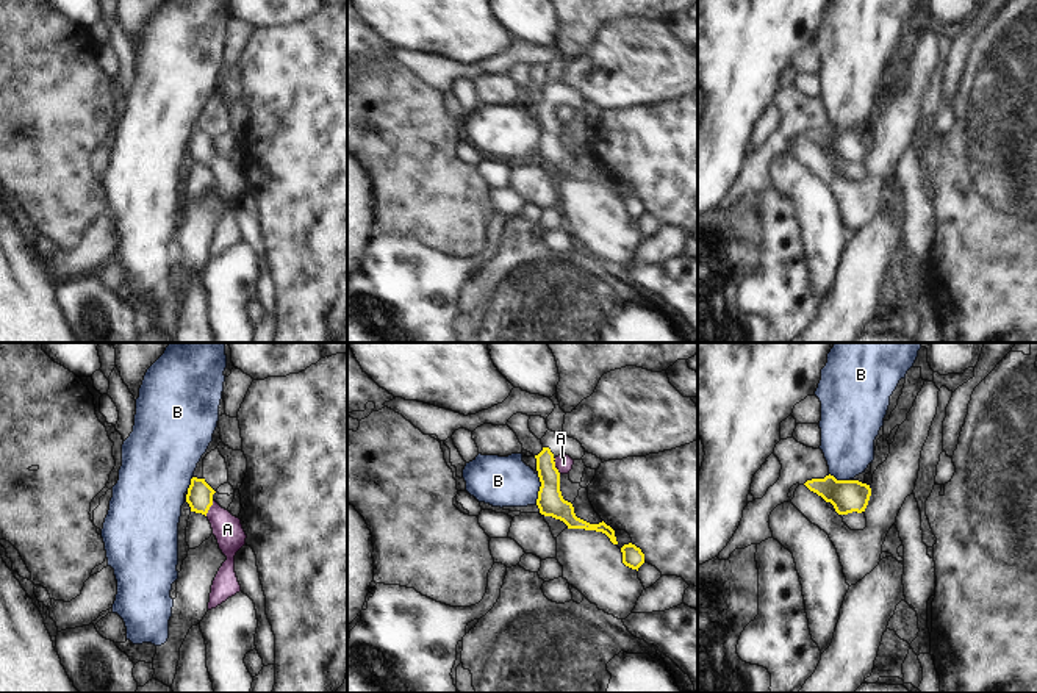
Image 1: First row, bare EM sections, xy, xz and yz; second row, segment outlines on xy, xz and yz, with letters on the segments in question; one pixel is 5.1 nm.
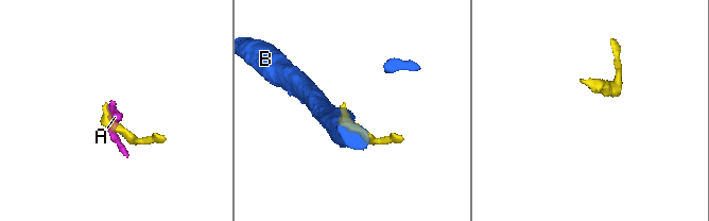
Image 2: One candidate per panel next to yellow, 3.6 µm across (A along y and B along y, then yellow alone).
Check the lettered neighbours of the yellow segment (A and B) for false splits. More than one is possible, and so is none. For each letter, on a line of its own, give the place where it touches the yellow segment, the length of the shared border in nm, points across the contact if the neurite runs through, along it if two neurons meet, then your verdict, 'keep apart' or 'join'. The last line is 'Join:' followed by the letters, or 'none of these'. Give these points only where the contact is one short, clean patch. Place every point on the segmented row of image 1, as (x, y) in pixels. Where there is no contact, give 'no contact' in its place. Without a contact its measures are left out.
A: meets yellow in xy at (208, 509); contact 90 nm long; border along xy (213, 501), (205, 515); keep apart
B: meets yellow in xz at (540, 488); contact 150 nm long; border along xz (538, 474), (540, 485), (535, 502); keep apart
Join: none of these

